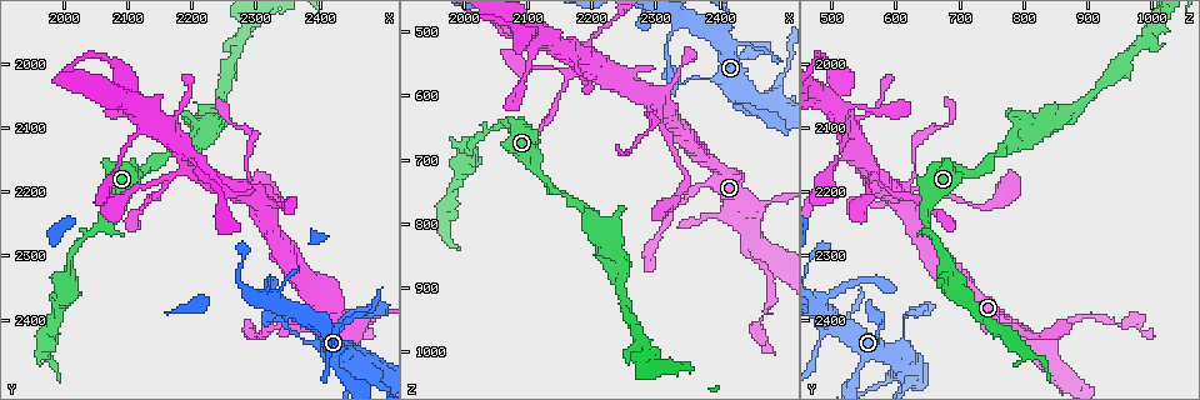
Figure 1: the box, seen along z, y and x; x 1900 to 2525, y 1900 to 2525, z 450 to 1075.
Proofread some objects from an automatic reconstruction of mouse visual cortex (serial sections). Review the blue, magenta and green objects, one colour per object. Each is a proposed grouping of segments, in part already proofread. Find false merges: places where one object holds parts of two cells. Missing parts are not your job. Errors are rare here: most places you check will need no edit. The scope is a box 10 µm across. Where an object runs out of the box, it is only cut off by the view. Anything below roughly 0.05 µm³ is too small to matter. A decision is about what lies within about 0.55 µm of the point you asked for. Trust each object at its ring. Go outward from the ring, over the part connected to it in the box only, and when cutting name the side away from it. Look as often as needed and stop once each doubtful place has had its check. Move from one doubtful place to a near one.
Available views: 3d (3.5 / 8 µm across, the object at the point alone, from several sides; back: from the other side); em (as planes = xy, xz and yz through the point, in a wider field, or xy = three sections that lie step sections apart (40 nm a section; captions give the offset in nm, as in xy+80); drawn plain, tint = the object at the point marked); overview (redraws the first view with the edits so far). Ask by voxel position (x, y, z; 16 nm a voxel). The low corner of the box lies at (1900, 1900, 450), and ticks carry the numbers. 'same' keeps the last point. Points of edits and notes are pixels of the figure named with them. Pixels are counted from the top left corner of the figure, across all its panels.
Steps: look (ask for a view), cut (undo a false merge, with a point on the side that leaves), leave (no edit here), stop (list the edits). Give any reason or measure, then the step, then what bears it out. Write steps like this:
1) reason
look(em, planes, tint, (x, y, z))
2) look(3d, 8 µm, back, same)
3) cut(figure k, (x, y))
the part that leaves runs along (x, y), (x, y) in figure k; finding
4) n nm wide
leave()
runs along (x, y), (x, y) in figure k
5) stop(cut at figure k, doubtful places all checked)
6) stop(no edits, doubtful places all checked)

calibre changes
look(3d, 8 µm, back, (2065, 2250, 645))

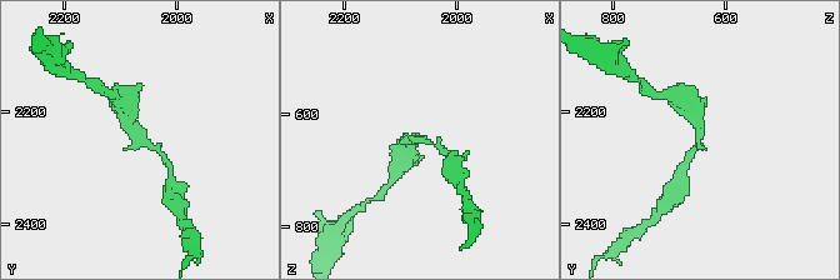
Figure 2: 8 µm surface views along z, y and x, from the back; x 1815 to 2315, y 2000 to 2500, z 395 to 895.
look(em, xy, step 2, tint, same)

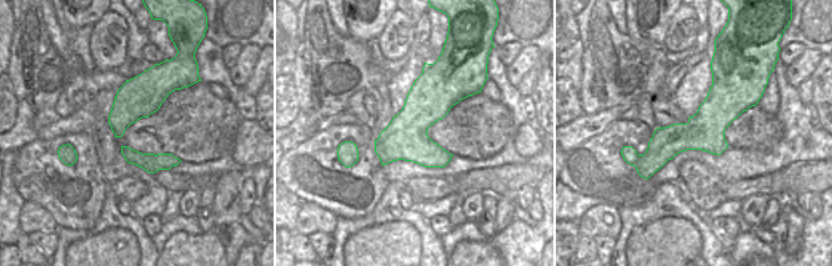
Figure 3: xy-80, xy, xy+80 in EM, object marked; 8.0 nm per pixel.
360 nm wide
leave()
runs along (125, 100), (131, 126), (168, 163) in figure 2; one cell here

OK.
abrupt turn
look(3d, 3.5 µm, (2310, 2200, 620))

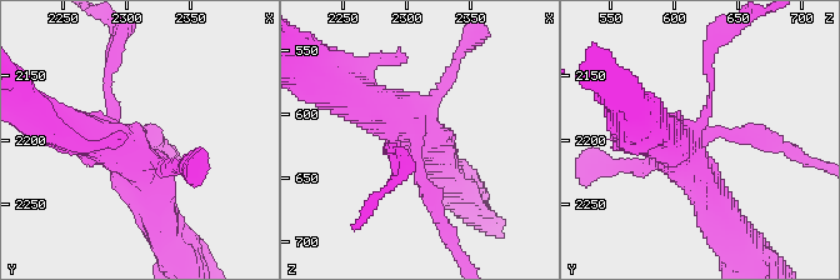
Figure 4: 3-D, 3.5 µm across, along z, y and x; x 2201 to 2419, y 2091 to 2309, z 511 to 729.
shape alone is not enough
look(em, xy, step 3, tint, (2306, 2194, 620))

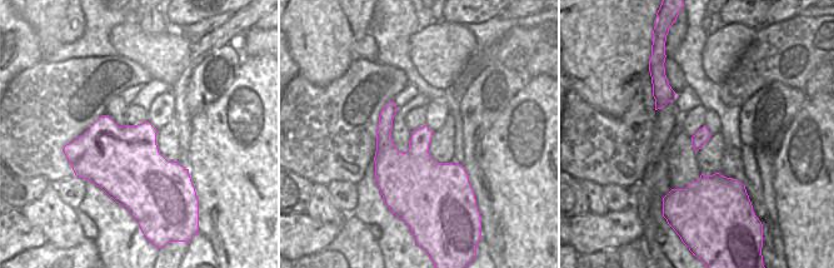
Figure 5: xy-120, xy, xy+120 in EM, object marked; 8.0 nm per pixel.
look(em, xy, step 5, tint, same)

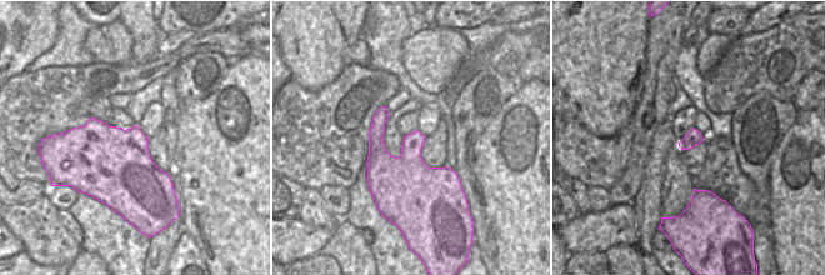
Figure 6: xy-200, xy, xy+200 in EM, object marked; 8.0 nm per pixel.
leave()
runs along (161, 223), (124, 149), (63, 126) in figure 4; one cell here

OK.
three arms meet
look(3d, 3.5 µm, (2160, 2180, 570))

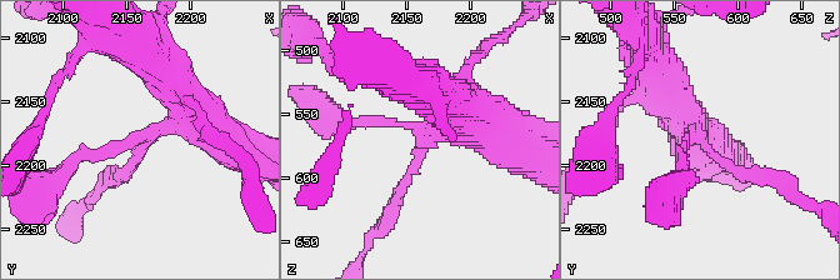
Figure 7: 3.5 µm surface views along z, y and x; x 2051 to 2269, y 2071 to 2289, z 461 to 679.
3 arms; arms of 150, 150, 400 nm; now the EM
look(em, xy, step 3, plain, (2164, 2184, 574))

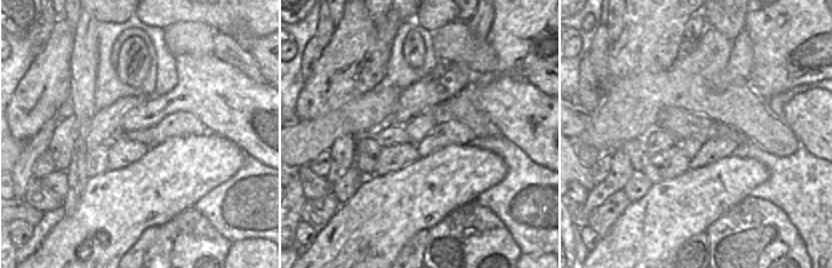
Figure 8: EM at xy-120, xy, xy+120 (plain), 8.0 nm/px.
with the object marked
look(em, xy, step 3, tint, same)

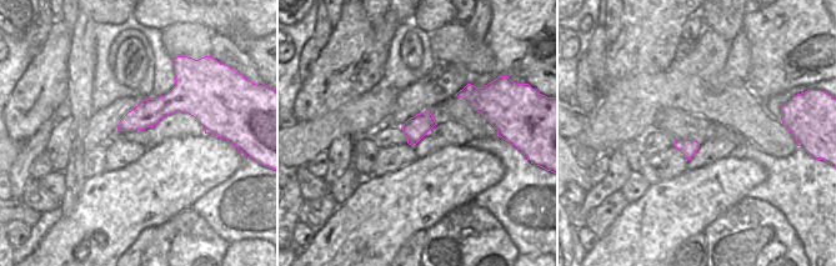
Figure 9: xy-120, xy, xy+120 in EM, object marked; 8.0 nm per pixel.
leave()
all the same cell

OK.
stop(no edits, doubtful places all checked)

